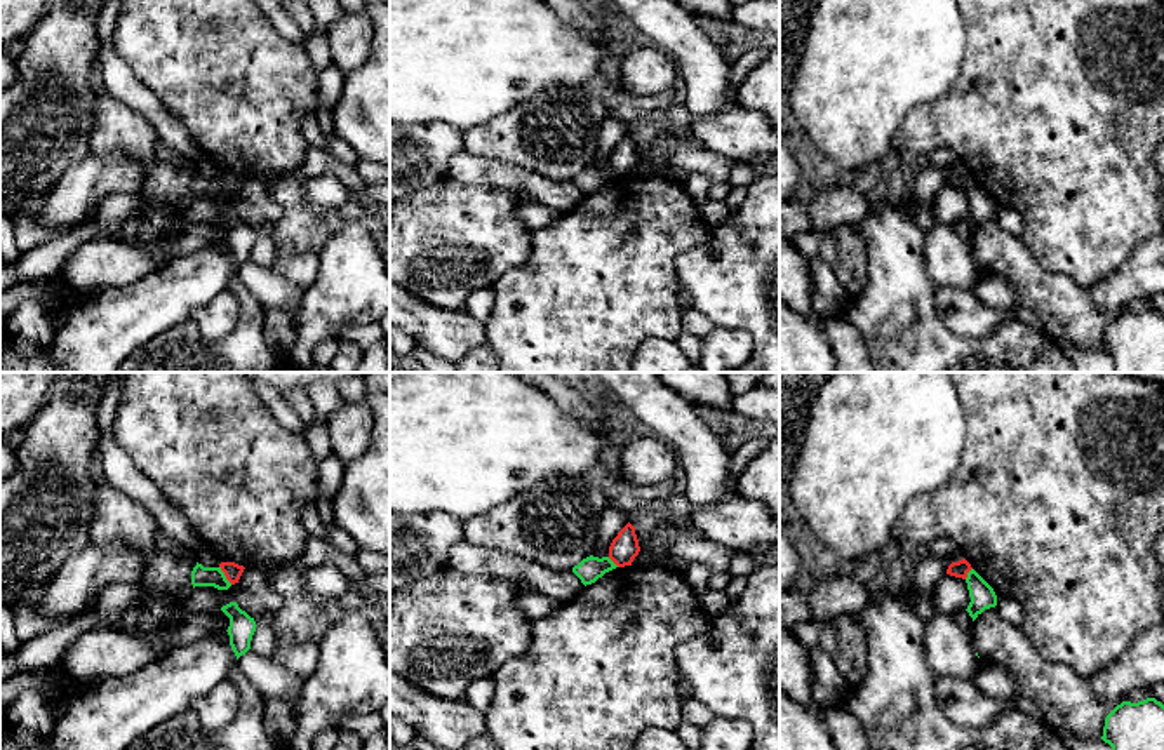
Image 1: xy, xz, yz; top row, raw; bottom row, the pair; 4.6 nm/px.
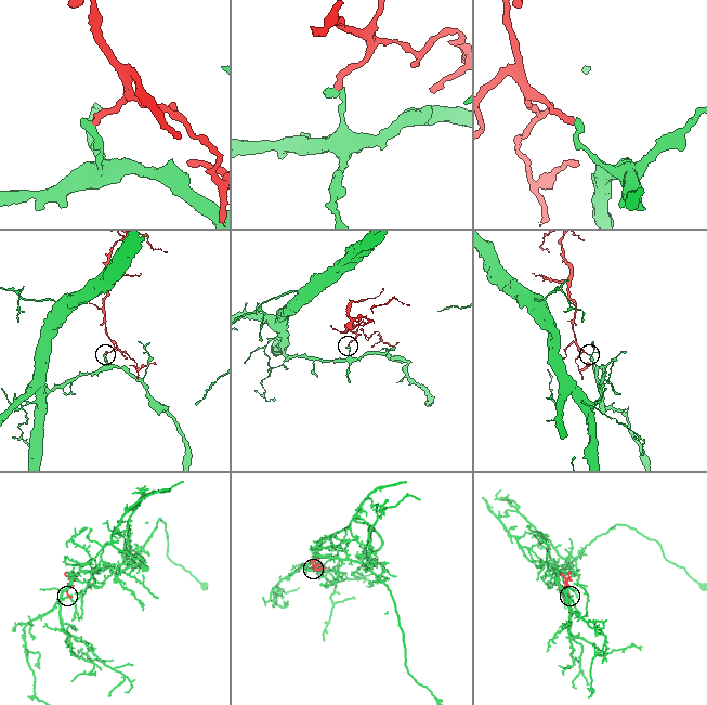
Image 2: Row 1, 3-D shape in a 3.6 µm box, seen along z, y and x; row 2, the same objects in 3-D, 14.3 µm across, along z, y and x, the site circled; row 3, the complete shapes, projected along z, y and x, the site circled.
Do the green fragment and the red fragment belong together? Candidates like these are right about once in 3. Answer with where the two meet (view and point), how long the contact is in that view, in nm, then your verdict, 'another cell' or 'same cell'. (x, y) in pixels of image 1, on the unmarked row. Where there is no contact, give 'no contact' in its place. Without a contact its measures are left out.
meets green in xy at (223, 185); contact 110 nm long; another cell

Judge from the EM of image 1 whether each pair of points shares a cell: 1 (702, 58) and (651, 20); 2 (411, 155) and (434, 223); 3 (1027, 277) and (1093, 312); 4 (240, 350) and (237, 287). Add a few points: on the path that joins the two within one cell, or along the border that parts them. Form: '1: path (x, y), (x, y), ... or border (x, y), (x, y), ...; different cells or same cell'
1: path (689, 46), (663, 21); same cell
2: border (448, 176), (408, 195); different cells
3: path (1043, 293), (1055, 298), (1069, 312), (1077, 312); same cell
4: path (247, 334), (247, 303); same cell

